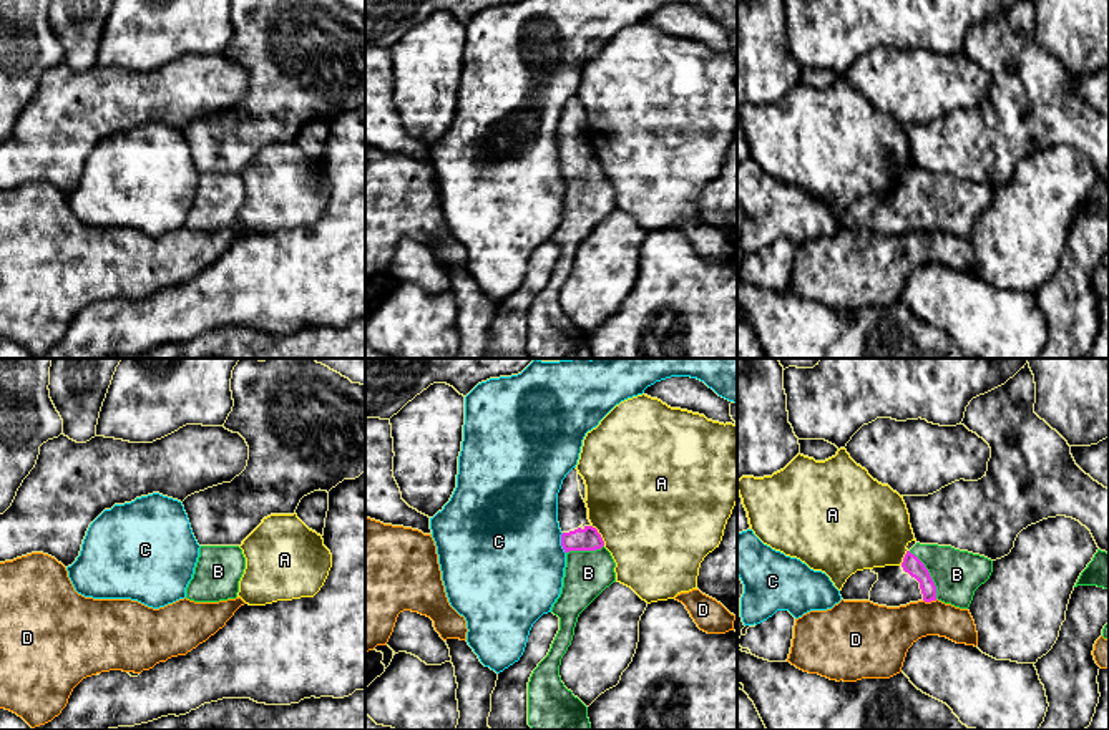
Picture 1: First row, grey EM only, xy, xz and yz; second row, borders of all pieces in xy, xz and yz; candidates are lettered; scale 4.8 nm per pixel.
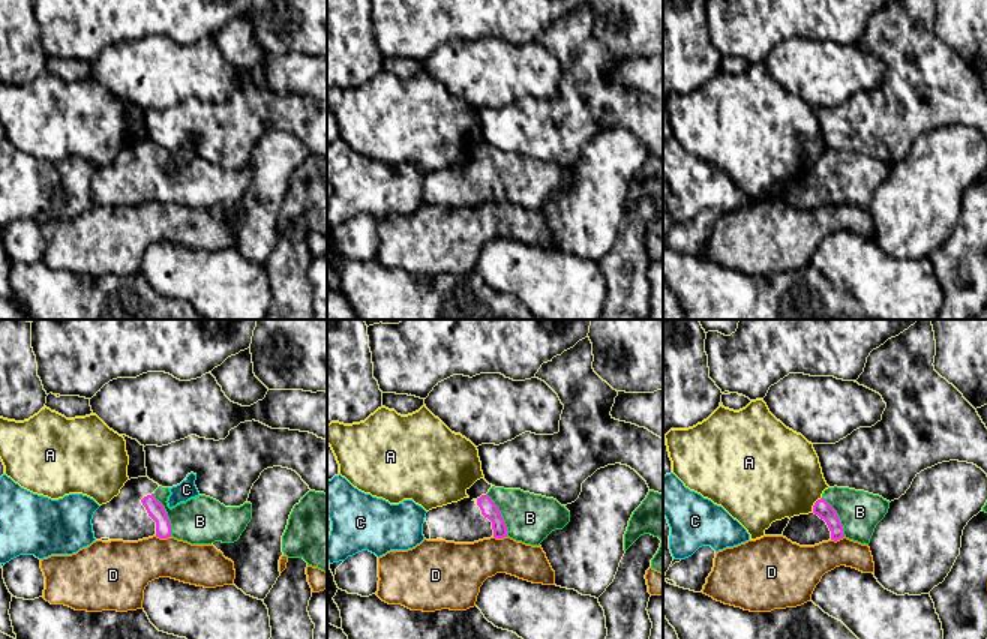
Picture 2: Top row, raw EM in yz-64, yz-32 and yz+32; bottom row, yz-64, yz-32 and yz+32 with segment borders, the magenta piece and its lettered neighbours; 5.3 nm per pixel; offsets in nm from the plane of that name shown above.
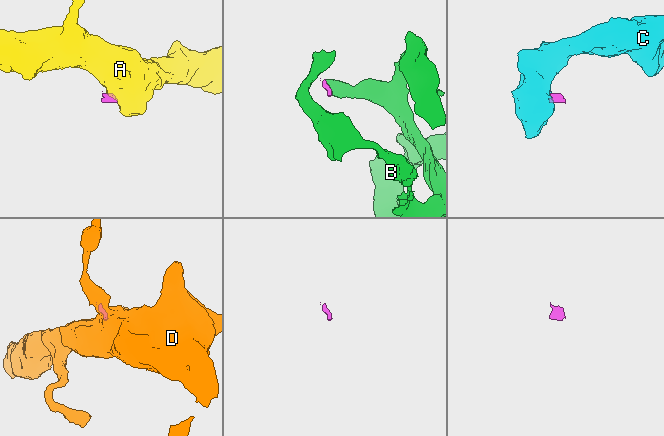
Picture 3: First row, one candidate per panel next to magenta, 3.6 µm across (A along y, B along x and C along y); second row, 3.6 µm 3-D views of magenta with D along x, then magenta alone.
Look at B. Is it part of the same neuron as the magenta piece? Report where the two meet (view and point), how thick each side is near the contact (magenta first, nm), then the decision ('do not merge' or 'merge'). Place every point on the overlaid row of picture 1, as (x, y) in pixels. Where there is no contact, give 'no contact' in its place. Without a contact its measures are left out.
meets magenta in yz at (928, 574); 90 nm thick on the magenta side, 240 nm on the other; merge

